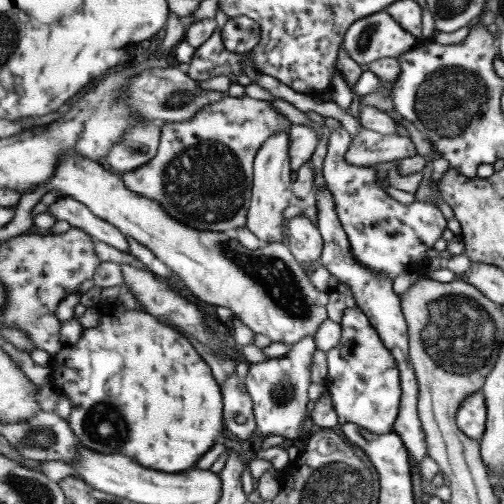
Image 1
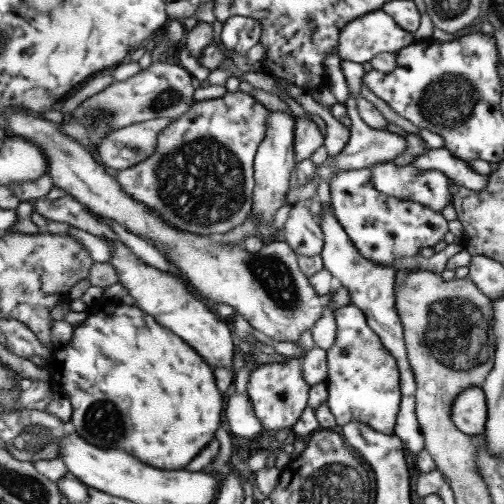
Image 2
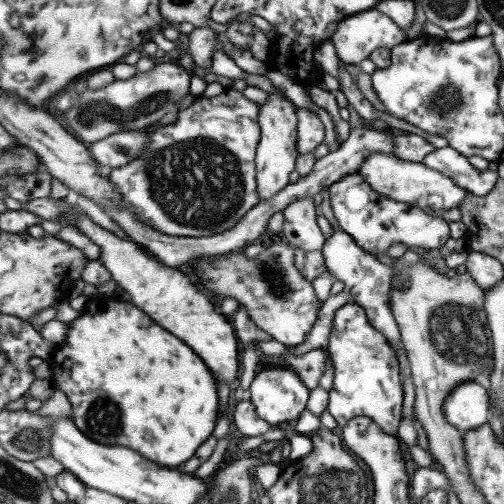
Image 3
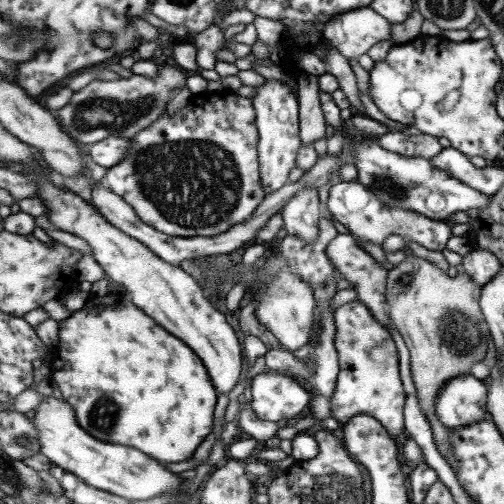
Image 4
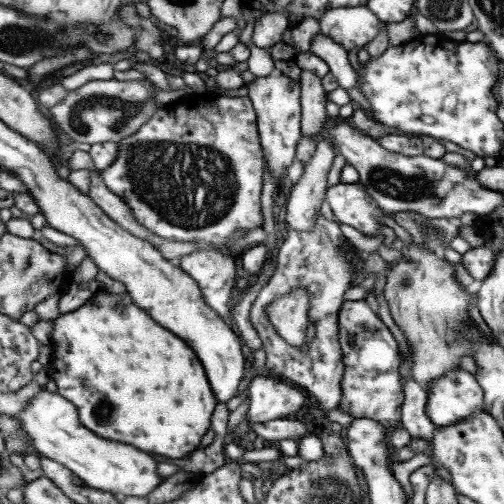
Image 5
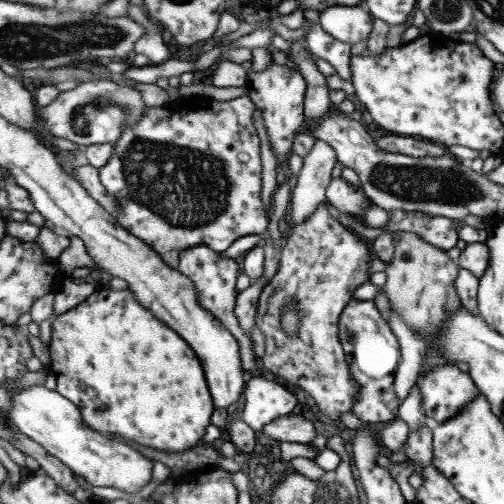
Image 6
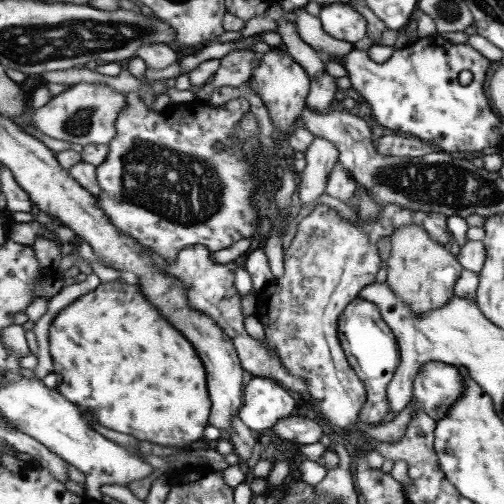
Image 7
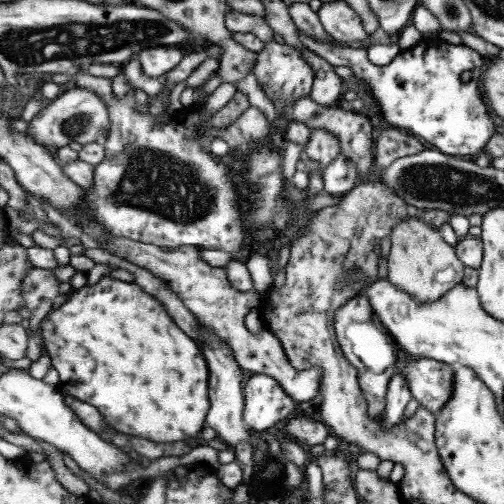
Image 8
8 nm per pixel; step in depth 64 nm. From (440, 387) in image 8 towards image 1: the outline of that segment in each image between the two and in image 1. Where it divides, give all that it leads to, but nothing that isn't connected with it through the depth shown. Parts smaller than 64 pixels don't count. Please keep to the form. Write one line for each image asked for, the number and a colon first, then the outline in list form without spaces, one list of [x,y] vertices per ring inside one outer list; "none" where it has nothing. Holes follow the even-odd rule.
1: [[[475,392],[471,398],[459,406],[457,414],[457,428],[463,432],[469,440],[481,442],[481,436],[485,432],[485,420],[487,420],[487,408],[481,392]]]
2: [[[467,388],[459,398],[455,398],[455,406],[451,412],[455,428],[465,436],[479,436],[485,432],[487,420],[487,404],[481,388]]]
3: [[[461,382],[445,402],[445,418],[457,432],[465,434],[489,422],[489,396],[483,386]]]
4: [[[453,378],[447,382],[447,386],[443,386],[439,398],[435,398],[435,416],[451,430],[477,424],[487,418],[485,396],[485,386],[477,378]]]
5: [[[451,370],[447,372],[445,376],[437,378],[435,382],[431,382],[431,388],[427,390],[429,392],[429,418],[431,418],[431,424],[433,426],[439,426],[439,428],[447,428],[447,426],[455,426],[457,422],[473,416],[475,412],[481,410],[483,406],[483,390],[479,388],[479,384],[475,382],[475,376],[463,372],[463,370]]]
6: [[[455,364],[431,368],[431,372],[425,374],[417,384],[423,394],[425,414],[433,424],[449,422],[479,396],[471,376],[457,370]]]
7: [[[429,362],[421,368],[415,380],[415,400],[419,402],[419,410],[433,418],[433,422],[441,420],[453,404],[463,398],[463,378],[457,372],[457,366],[449,366],[443,362]]]

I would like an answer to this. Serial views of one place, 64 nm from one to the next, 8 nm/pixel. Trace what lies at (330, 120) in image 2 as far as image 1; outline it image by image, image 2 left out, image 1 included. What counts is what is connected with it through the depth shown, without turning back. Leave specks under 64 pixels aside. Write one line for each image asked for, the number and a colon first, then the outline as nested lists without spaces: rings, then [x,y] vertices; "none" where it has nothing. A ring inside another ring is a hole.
1: [[[339,128],[331,134],[327,146],[327,158],[323,164],[323,176],[329,190],[335,194],[339,218],[349,234],[355,258],[375,272],[391,276],[393,280],[405,270],[419,270],[427,262],[427,252],[433,248],[435,240],[447,228],[447,220],[441,216],[437,206],[429,202],[401,204],[393,200],[379,184],[373,168],[351,166],[345,162],[347,152],[353,146],[353,136],[349,130]]]

